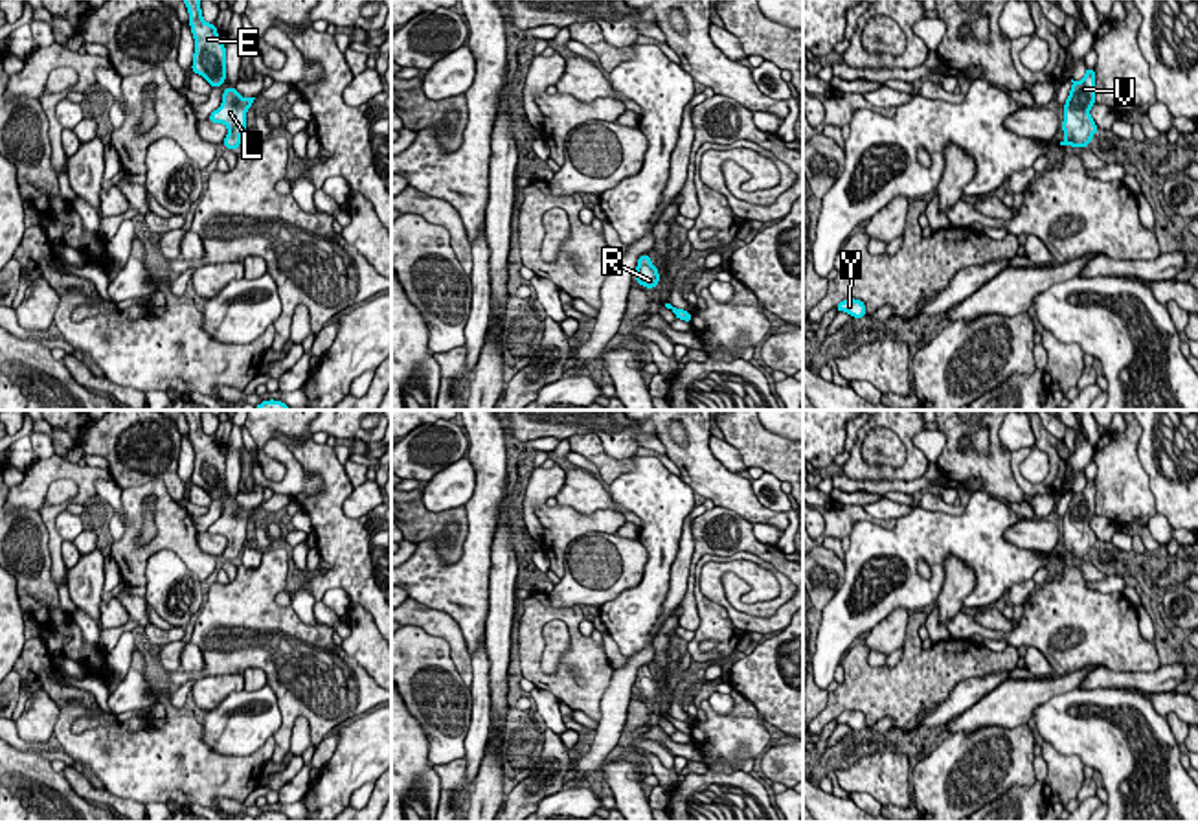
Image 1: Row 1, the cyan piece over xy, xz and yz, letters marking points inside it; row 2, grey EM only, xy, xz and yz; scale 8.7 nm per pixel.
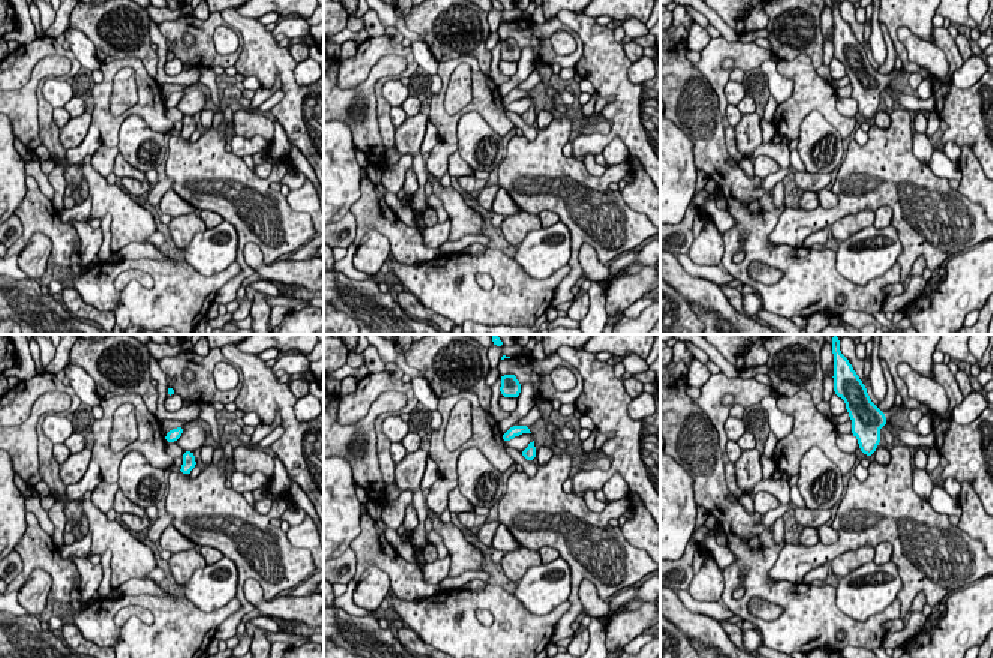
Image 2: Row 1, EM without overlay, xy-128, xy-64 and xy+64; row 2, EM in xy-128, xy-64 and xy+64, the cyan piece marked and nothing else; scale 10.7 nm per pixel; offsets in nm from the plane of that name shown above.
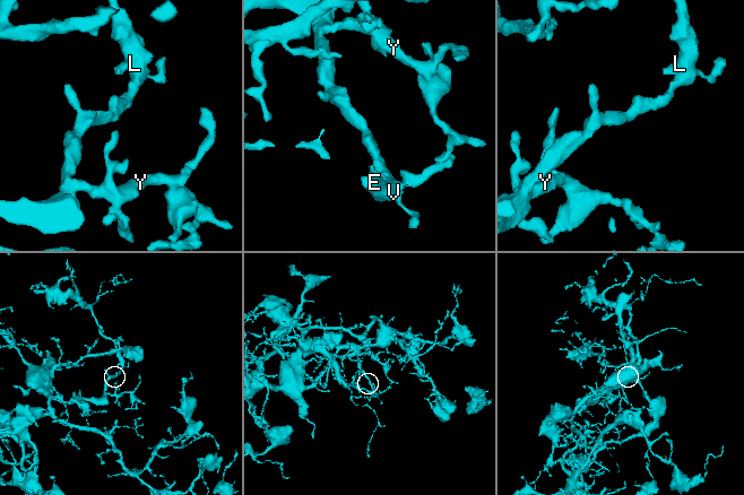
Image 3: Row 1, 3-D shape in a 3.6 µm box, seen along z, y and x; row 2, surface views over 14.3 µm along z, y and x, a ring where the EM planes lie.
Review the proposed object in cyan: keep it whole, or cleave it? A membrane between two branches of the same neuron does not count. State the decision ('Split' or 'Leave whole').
Leave whole

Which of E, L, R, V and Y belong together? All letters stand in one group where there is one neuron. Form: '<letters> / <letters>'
E L R V Y

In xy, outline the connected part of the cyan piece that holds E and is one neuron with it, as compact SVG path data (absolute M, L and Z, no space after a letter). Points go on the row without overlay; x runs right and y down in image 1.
M182 410L189 425L189 440L195 451L191 484L202 487L211 500L226 493L226 458L219 451L215 436L202 430L202 410Z

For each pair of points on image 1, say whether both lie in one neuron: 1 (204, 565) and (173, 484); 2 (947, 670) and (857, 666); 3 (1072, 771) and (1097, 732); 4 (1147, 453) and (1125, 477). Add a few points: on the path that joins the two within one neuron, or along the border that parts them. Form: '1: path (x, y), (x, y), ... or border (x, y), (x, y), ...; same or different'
1: border (136, 484), (160, 480), (179, 504); different
2: path (925, 677), (879, 677); same
3: border (1044, 740), (1059, 753), (1075, 754), (1084, 765); different
4: border (1141, 429), (1138, 456), (1156, 501); different

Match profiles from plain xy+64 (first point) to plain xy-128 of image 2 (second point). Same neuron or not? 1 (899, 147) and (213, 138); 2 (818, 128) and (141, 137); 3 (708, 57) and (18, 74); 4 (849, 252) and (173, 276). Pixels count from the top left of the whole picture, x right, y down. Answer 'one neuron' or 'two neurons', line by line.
1: one neuron
2: one neuron
3: one neuron
4: two neurons

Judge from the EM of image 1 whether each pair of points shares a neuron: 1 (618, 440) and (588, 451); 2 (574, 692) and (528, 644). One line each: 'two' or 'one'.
1: two
2: one

